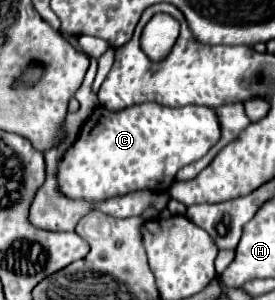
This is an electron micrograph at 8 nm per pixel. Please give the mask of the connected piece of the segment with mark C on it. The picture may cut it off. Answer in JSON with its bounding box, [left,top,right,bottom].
[58,103,220,201]

